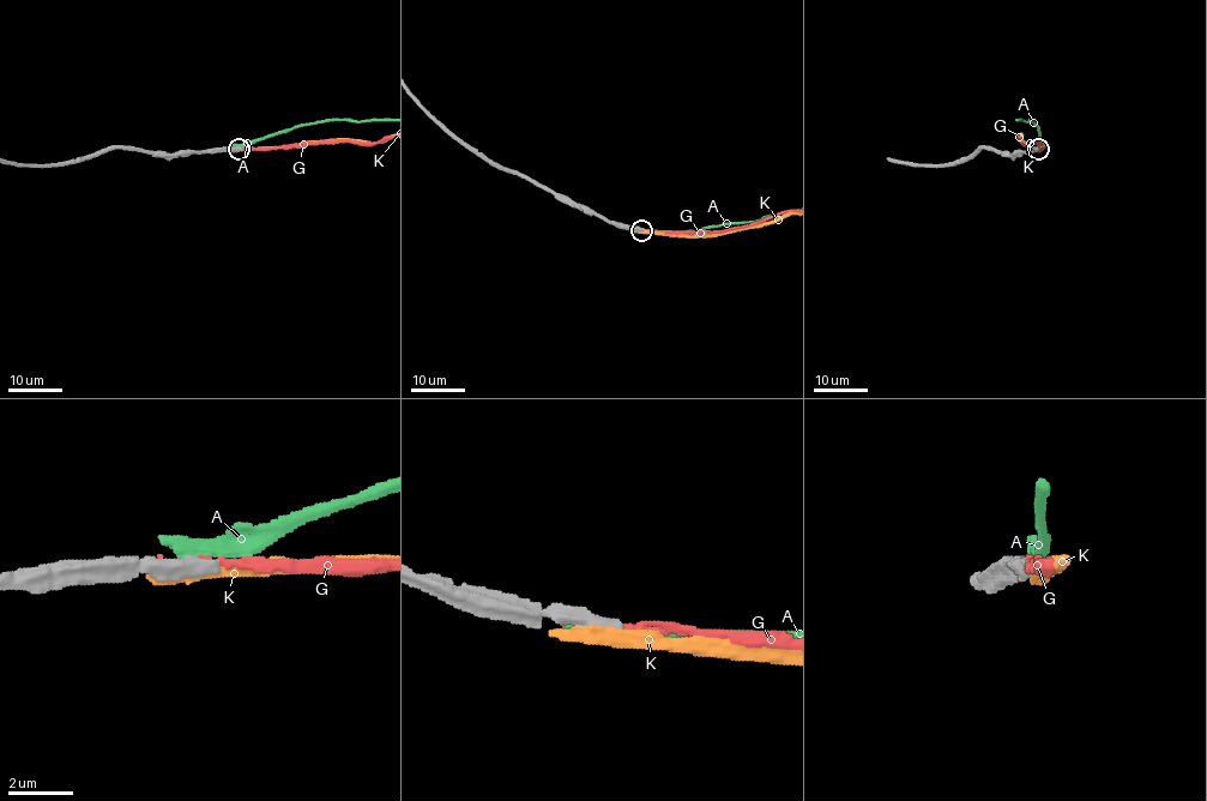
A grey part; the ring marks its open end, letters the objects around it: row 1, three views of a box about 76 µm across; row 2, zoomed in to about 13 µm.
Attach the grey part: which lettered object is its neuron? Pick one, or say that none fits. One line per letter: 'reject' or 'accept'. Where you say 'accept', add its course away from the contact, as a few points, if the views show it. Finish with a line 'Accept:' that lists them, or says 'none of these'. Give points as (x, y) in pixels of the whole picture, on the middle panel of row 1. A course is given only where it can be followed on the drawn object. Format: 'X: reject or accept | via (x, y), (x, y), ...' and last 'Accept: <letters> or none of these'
A: reject
G: accept
K: reject
Accept: G

